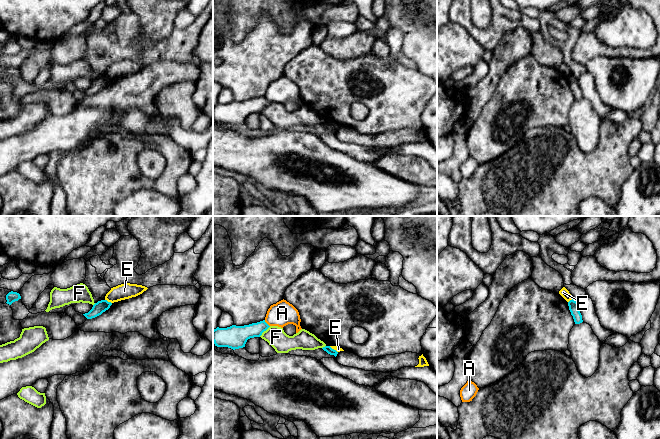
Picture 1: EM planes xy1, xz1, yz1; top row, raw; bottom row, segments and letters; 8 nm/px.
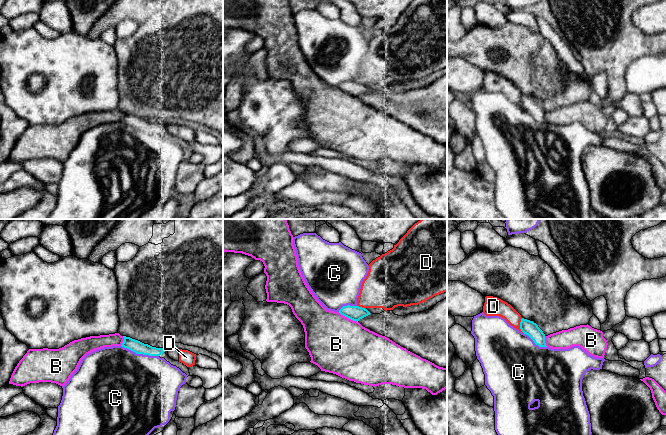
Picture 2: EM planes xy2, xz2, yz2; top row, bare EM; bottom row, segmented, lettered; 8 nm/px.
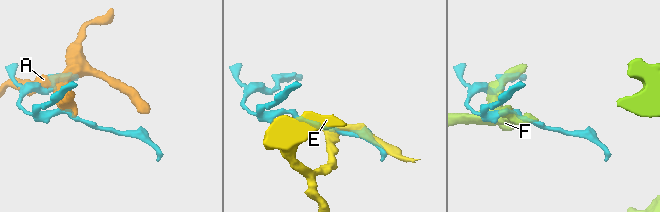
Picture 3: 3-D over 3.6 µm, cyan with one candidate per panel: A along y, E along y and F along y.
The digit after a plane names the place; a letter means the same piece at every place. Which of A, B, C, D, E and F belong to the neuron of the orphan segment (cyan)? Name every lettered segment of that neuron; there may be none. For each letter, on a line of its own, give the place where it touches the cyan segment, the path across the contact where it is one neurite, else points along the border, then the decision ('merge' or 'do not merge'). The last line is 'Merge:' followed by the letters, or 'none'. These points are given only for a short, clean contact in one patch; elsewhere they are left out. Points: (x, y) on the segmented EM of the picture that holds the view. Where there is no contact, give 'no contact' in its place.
A: contact xz1 (266, 323); do not merge
B: contact xz2 (348, 317); border xz2 (338, 312), (357, 322); do not merge
C: contact xy2 (140, 353); merge
D: contact yz2 (520, 325); do not merge
E: contact xy1 (107, 301); border xy1 (105, 299), (111, 303); do not merge
F: contact xz1 (264, 330); do not merge
Merge: C

